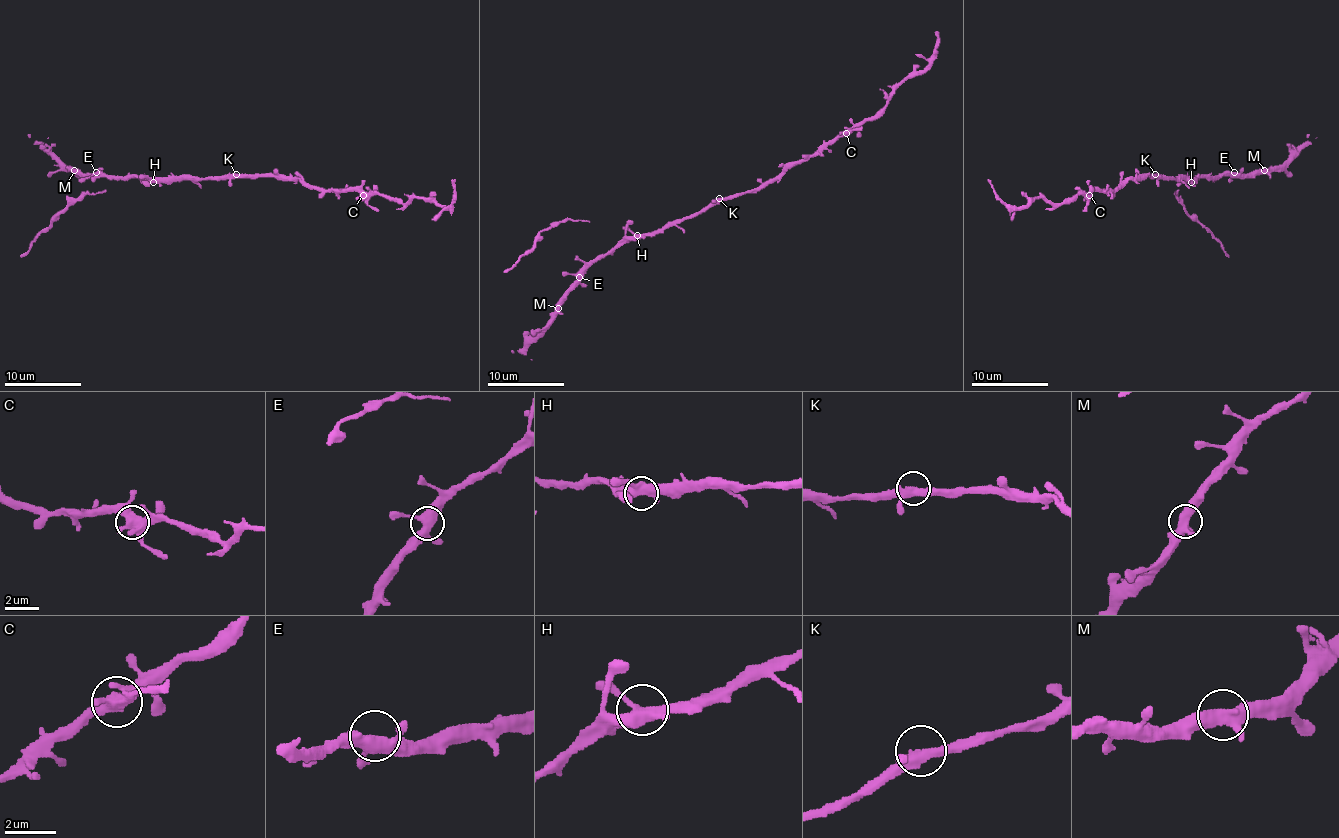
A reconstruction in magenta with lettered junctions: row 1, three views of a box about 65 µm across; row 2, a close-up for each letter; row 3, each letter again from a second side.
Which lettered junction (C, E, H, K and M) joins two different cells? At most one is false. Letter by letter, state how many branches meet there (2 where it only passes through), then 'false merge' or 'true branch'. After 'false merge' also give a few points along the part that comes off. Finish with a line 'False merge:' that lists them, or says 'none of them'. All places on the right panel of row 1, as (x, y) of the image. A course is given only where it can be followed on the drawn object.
C: 5 branches meet; true branch
E: 4 branches meet; true branch
H: 4 branches meet; true branch
K: 3 branches meet; true branch
M: 3 branches meet; true branch
False merge: none of them

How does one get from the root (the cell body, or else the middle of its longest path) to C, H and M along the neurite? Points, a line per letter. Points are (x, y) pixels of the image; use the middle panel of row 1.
C: (719, 202), (759, 191), (788, 168), (815, 156), (846, 133)
H: (719, 202), (711, 202), (694, 214), (669, 221), (656, 231), (637, 235)
M: (719, 202), (711, 202), (694, 214), (669, 221), (656, 231), (635, 235), (608, 250), (583, 273), (558, 308)

